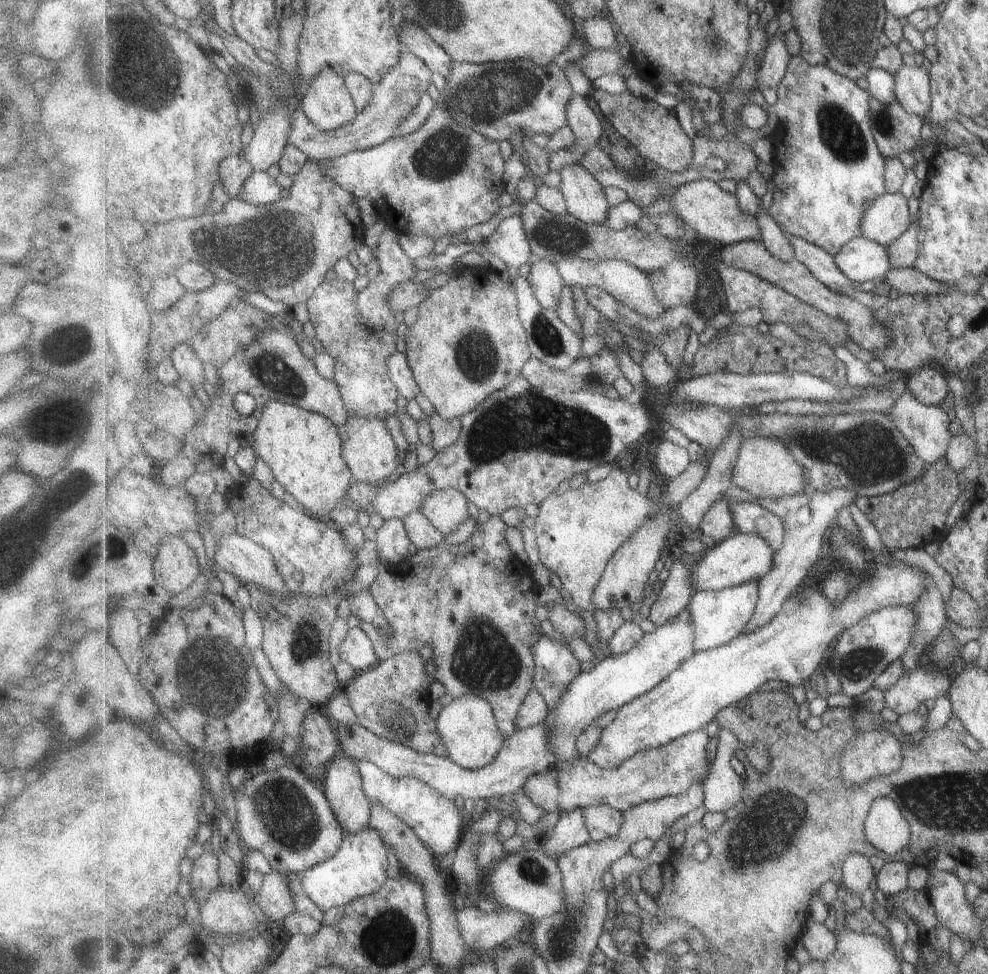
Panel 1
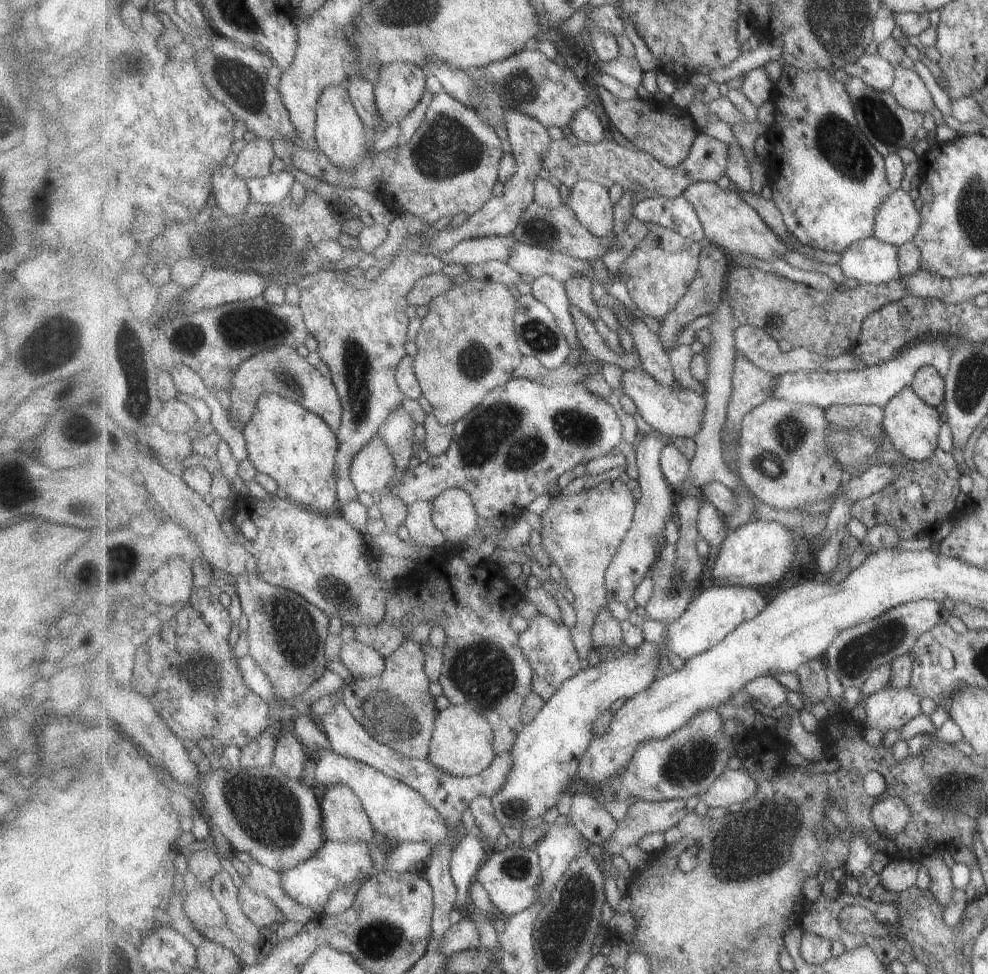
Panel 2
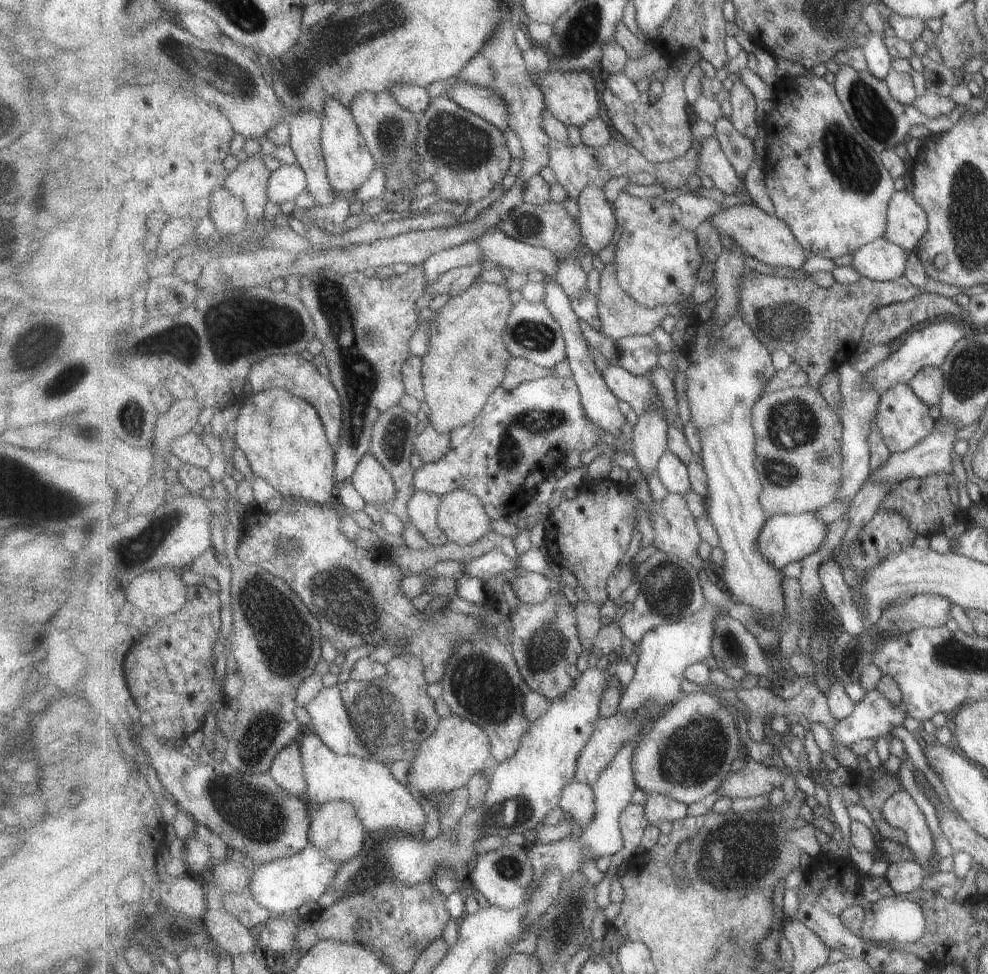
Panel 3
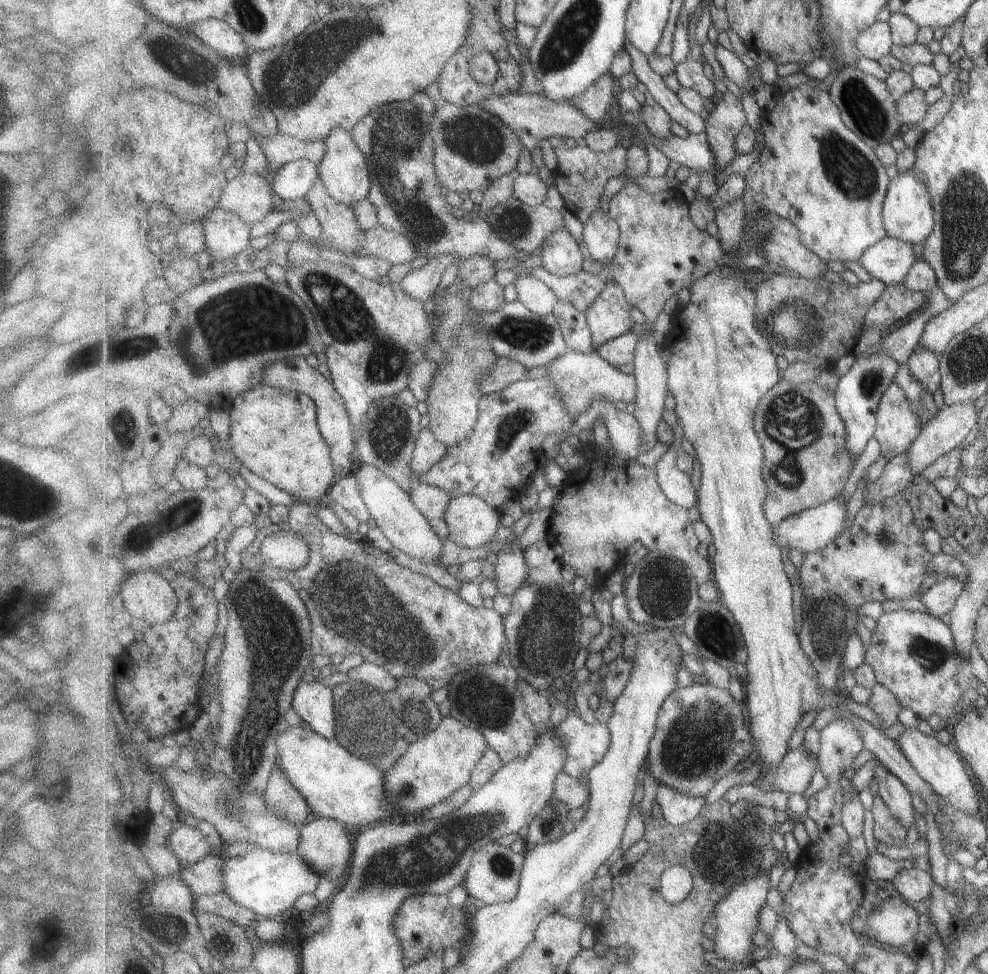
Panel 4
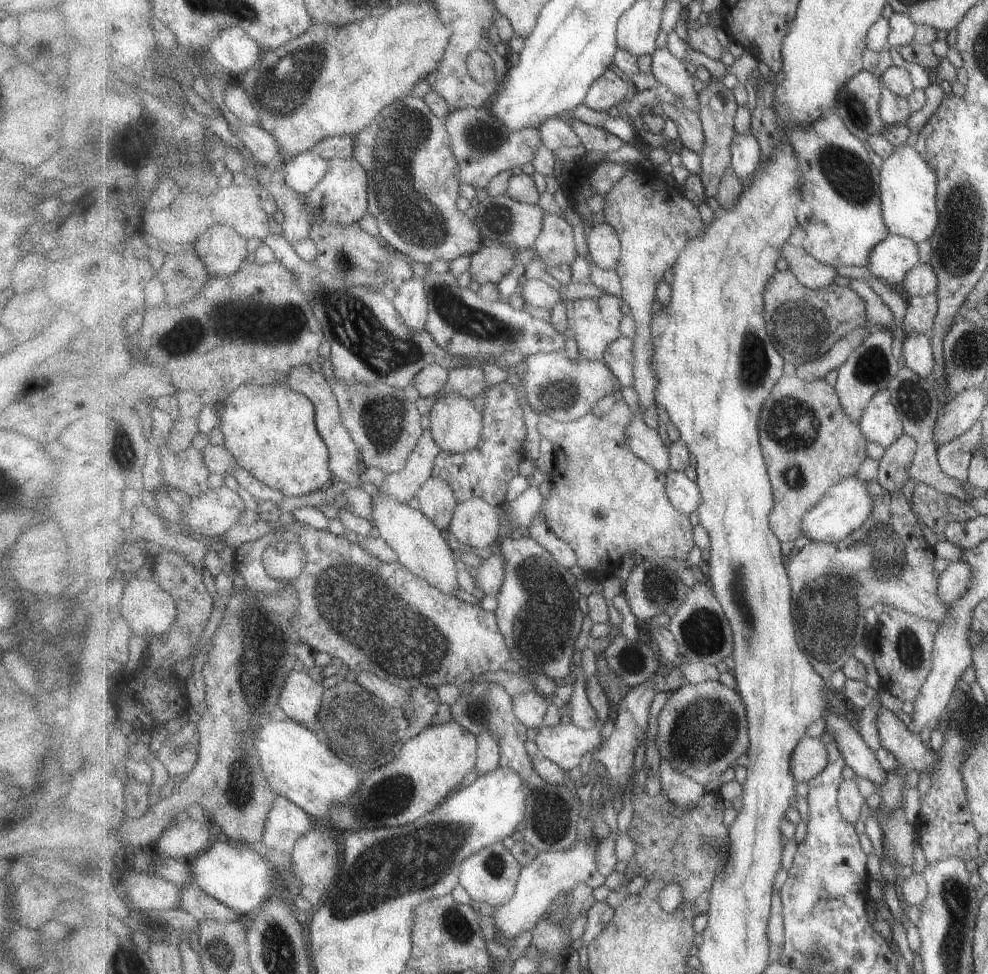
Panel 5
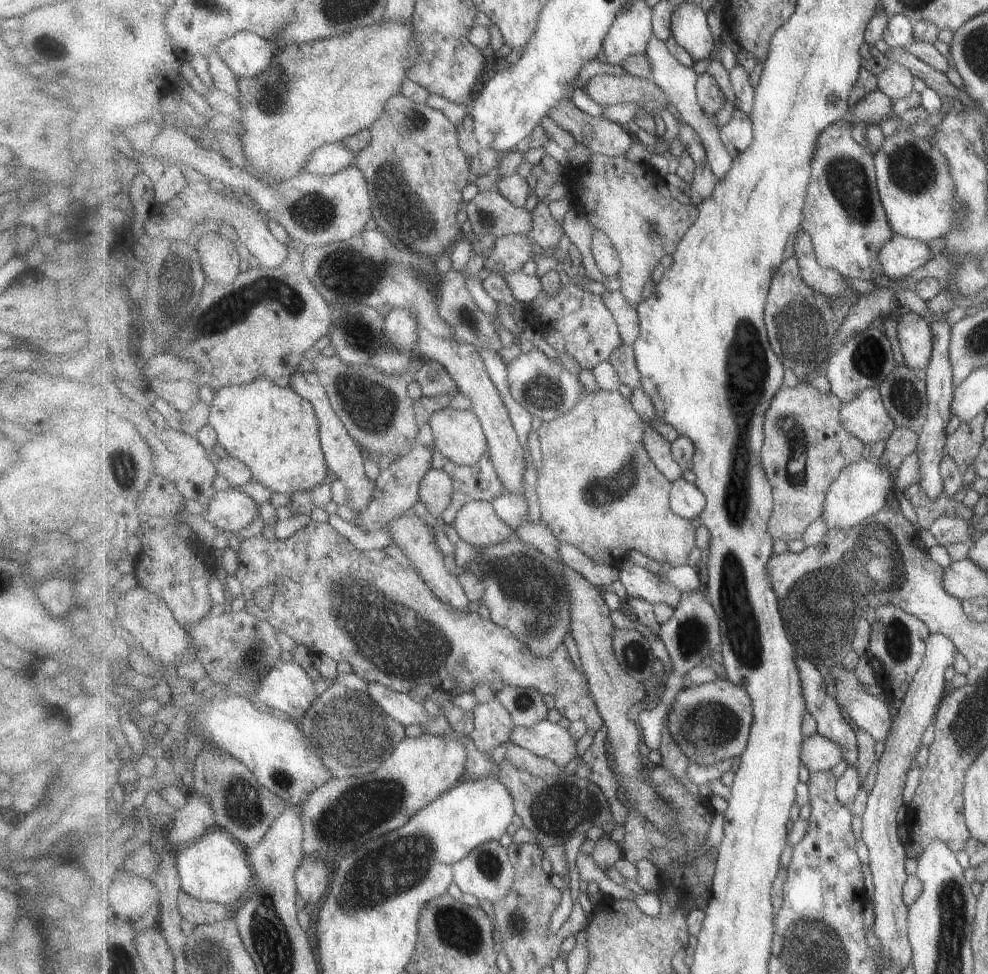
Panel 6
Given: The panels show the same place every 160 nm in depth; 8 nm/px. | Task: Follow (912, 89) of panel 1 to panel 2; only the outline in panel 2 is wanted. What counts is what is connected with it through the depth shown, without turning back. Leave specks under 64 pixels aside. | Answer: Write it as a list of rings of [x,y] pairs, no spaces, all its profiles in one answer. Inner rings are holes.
[[[908,56],[895,69],[894,83],[891,92],[899,104],[907,110],[918,113],[939,114],[939,123],[943,124],[943,112],[936,112],[933,96],[925,86],[923,78],[915,72],[913,60]]]

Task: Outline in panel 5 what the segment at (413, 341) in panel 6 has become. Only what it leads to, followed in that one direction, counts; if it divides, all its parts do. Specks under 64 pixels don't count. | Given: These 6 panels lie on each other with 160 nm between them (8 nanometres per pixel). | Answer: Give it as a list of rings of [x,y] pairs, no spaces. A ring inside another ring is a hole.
[[[430,272],[406,280],[397,285],[394,305],[401,318],[408,327],[414,331],[420,331],[426,328],[426,322],[430,313],[428,296],[426,291],[426,280]]]

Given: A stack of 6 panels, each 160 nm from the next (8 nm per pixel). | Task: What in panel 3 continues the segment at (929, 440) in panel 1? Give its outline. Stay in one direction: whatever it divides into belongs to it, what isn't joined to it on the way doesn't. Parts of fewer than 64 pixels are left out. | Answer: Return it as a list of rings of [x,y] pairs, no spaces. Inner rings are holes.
[[[907,383],[887,389],[887,392],[880,396],[876,424],[885,444],[892,453],[908,451],[933,432],[936,420],[933,420],[933,416],[929,412],[931,412],[931,407],[925,404],[925,401],[921,400],[911,385]]]

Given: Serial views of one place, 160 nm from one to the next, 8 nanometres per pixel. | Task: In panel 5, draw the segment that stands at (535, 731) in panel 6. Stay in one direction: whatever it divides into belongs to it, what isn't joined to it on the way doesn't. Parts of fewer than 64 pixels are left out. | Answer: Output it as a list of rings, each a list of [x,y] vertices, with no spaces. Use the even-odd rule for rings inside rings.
[[[570,722],[541,726],[534,742],[539,756],[569,771],[583,762],[587,752],[595,752],[605,741],[600,726],[584,729]]]

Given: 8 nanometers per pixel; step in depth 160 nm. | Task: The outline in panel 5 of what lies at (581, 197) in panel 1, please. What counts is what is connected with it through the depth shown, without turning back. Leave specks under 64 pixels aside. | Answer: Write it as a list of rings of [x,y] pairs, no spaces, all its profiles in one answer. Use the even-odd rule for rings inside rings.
[[[597,223],[588,228],[587,246],[590,258],[601,270],[615,269],[620,262],[622,246],[620,236],[609,223]]]

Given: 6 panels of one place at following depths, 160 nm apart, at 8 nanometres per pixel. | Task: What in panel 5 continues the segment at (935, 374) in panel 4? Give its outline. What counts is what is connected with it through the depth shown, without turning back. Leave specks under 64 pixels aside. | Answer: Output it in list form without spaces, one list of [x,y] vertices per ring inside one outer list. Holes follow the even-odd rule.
[[[909,333],[907,338],[903,339],[902,354],[905,366],[914,370],[919,376],[933,377],[936,357],[929,335]]]

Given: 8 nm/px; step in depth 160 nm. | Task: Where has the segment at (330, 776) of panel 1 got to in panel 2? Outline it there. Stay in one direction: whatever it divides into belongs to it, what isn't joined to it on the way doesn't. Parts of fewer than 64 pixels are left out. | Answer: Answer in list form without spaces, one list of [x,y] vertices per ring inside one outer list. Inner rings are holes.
[[[349,785],[327,788],[321,806],[326,840],[371,844],[376,828],[362,800]]]

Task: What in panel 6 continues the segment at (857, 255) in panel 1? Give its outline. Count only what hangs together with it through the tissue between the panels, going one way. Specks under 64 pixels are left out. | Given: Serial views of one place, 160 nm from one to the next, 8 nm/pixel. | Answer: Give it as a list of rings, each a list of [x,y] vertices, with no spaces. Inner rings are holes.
[[[896,235],[880,250],[881,266],[889,281],[911,275],[933,256],[928,242],[903,235]]]

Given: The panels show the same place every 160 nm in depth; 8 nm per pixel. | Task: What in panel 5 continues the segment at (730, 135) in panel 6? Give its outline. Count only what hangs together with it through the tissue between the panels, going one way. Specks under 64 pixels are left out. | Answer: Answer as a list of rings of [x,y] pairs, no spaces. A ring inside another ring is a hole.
[[[749,133],[735,135],[732,150],[732,164],[734,174],[741,180],[756,172],[762,162],[761,147],[758,138]]]

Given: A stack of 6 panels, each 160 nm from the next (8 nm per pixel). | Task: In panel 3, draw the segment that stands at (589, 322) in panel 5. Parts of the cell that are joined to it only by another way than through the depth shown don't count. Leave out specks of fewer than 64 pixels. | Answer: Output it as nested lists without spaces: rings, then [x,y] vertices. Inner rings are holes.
[[[615,260],[607,263],[600,273],[600,291],[598,296],[598,311],[601,319],[602,328],[599,330],[604,335],[613,337],[614,339],[625,339],[629,335],[648,335],[653,332],[655,328],[661,326],[661,322],[667,318],[667,316],[673,316],[676,320],[680,318],[687,319],[689,316],[693,316],[693,308],[697,304],[703,304],[707,300],[711,300],[716,293],[716,285],[714,280],[709,283],[703,283],[692,294],[692,301],[686,308],[685,305],[665,305],[662,307],[647,308],[645,305],[639,304],[632,296],[629,296],[625,289],[621,288],[618,281],[618,266]],[[686,312],[684,317],[681,317]]]

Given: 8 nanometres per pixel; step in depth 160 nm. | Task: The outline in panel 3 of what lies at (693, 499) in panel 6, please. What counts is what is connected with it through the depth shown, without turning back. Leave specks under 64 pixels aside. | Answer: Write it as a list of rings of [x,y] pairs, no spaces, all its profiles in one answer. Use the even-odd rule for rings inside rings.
[[[667,451],[658,462],[659,482],[656,488],[665,493],[677,493],[685,496],[692,490],[688,466],[671,451]]]

